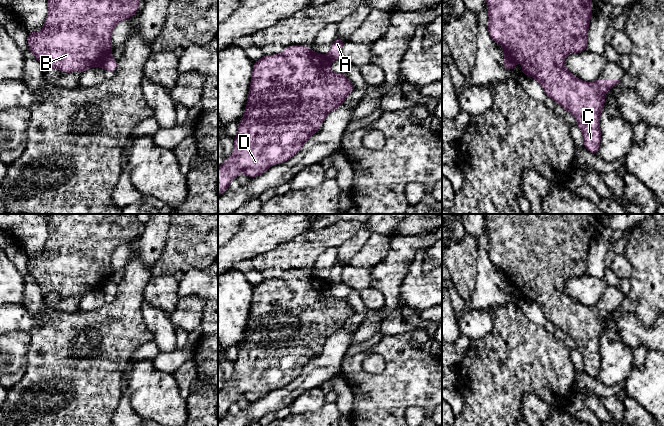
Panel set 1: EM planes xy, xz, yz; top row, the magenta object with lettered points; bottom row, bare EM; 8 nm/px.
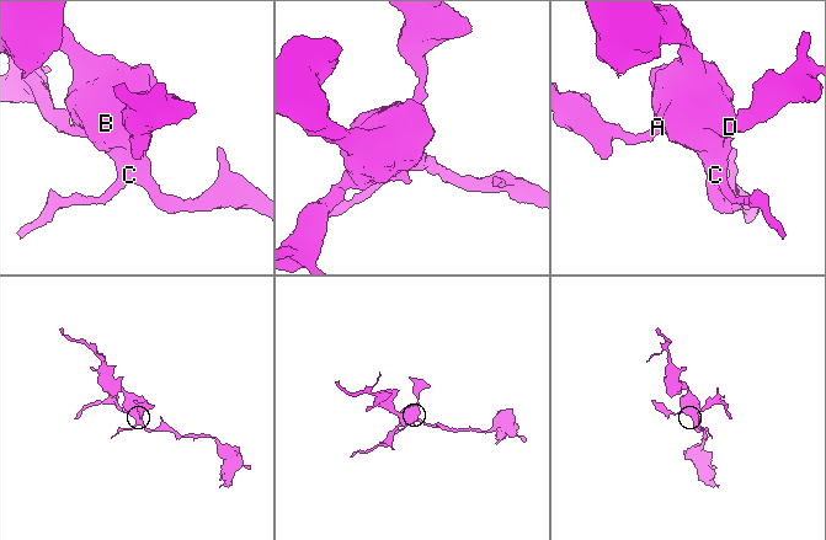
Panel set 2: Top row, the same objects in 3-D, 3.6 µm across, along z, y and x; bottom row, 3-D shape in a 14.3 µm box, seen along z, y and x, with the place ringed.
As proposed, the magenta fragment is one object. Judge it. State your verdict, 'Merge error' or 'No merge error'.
Merge error

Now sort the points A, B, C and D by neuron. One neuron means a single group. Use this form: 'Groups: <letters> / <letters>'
Groups: A / B C D

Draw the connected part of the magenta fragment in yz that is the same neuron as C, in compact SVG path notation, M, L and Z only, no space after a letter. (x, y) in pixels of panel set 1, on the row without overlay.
M484 214L488 230L488 256L493 266L501 269L513 291L521 283L521 298L535 302L543 311L545 318L571 337L581 353L584 371L598 378L601 366L600 339L605 327L605 317L620 306L620 303L597 303L595 306L583 306L571 298L564 290L569 277L581 277L586 274L587 257L593 239L591 221L599 221L594 214Z

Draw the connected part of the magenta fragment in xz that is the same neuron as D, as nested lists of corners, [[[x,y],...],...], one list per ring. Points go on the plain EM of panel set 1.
[[[291,269],[286,271],[280,278],[264,279],[260,284],[254,286],[252,303],[250,306],[249,320],[245,331],[245,338],[238,348],[238,357],[234,364],[234,373],[232,379],[224,385],[218,392],[218,420],[228,415],[228,410],[232,403],[236,402],[239,397],[244,397],[253,402],[263,398],[271,390],[282,387],[297,378],[303,371],[304,367],[318,355],[327,338],[344,328],[346,321],[355,313],[345,298],[333,297],[329,294],[332,284],[323,278],[316,277],[303,269]]]

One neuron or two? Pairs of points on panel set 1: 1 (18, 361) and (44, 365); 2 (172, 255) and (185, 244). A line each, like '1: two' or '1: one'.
1: two
2: one

